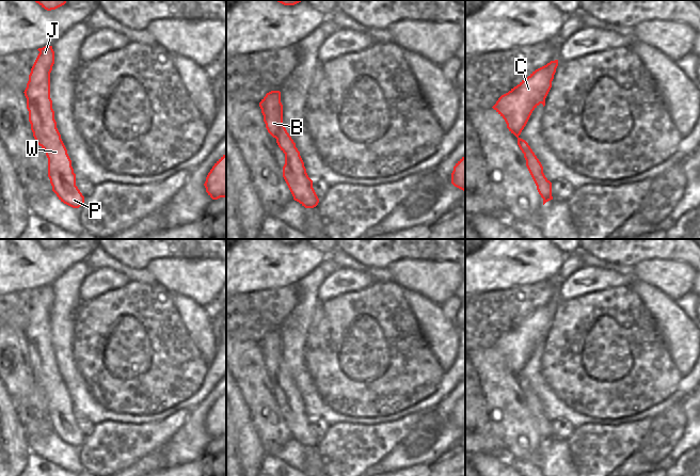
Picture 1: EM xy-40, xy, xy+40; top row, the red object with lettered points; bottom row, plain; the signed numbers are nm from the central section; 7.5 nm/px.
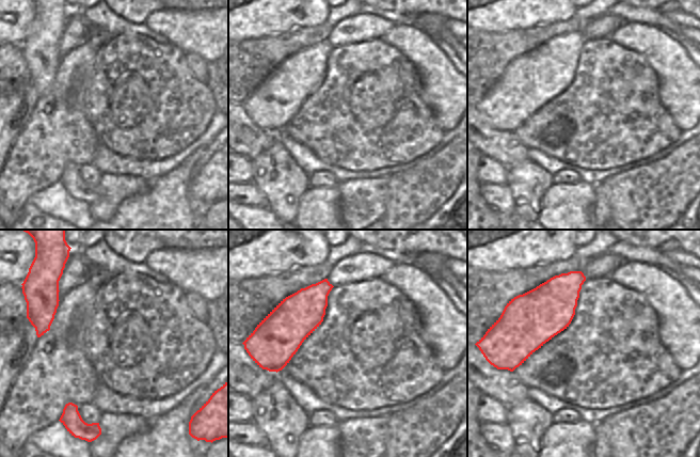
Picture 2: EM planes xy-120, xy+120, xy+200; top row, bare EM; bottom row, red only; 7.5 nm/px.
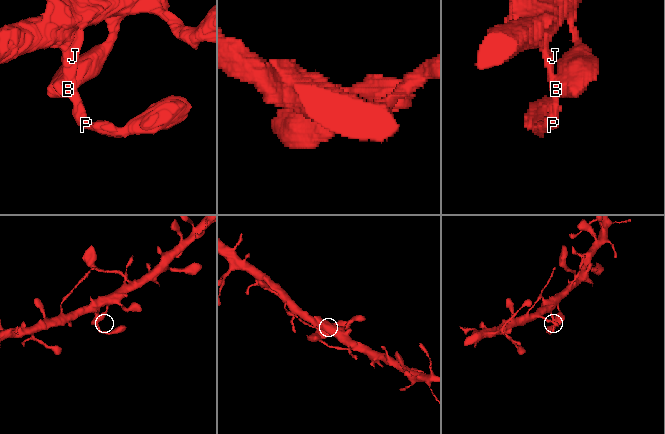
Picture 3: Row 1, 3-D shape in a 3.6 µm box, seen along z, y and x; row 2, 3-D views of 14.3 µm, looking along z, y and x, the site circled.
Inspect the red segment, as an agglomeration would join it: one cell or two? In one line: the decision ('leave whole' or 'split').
leave whole

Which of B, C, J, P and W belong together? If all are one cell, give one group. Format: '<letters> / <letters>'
B C J P W

